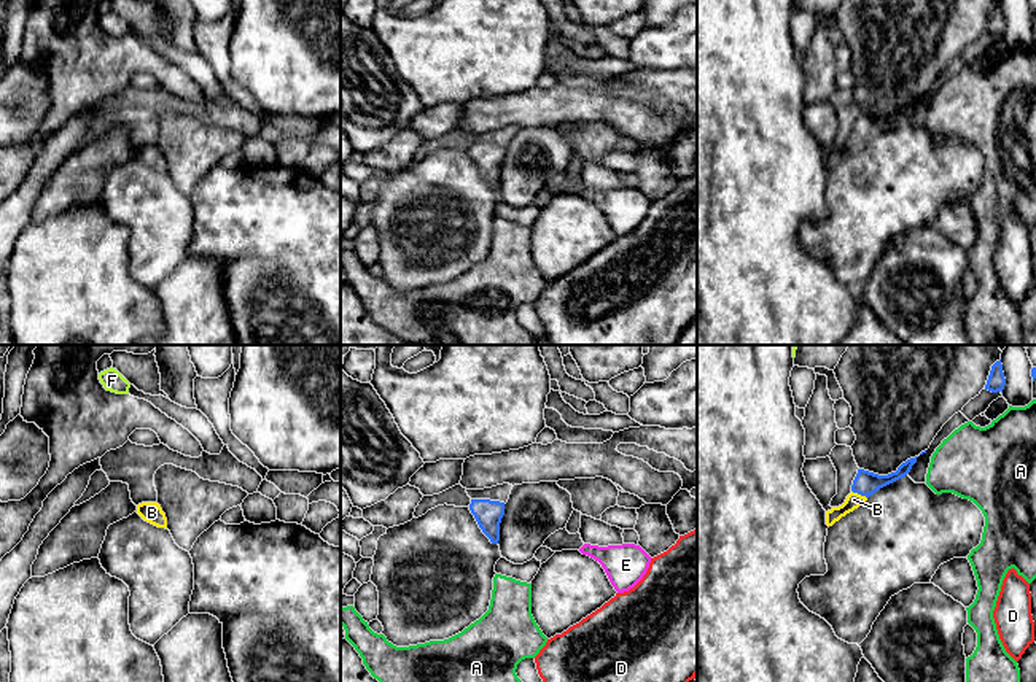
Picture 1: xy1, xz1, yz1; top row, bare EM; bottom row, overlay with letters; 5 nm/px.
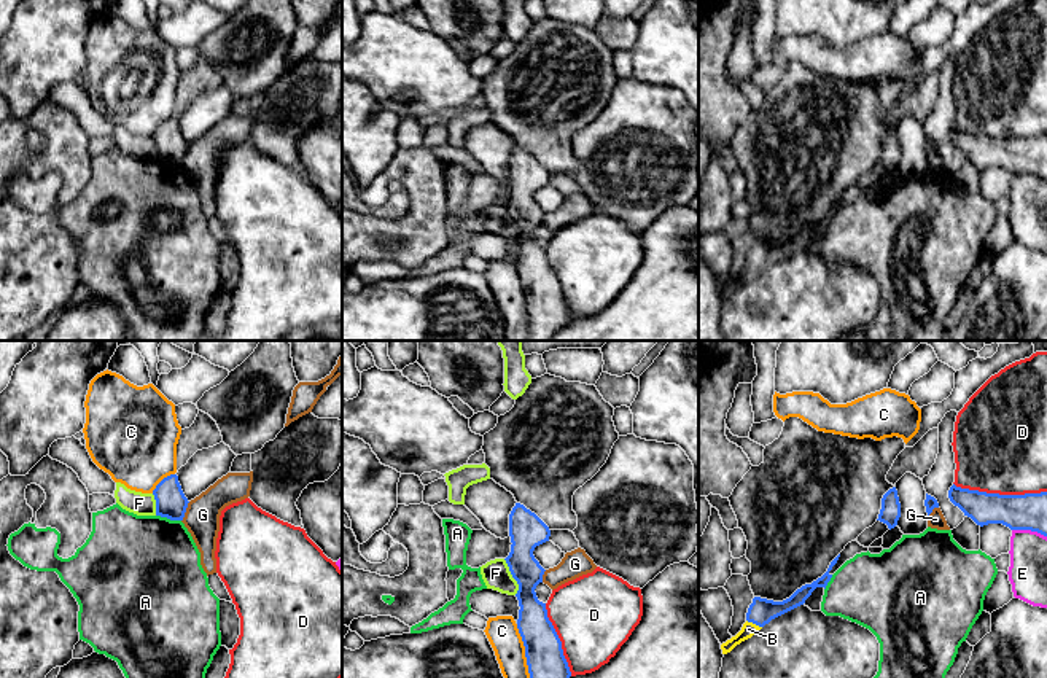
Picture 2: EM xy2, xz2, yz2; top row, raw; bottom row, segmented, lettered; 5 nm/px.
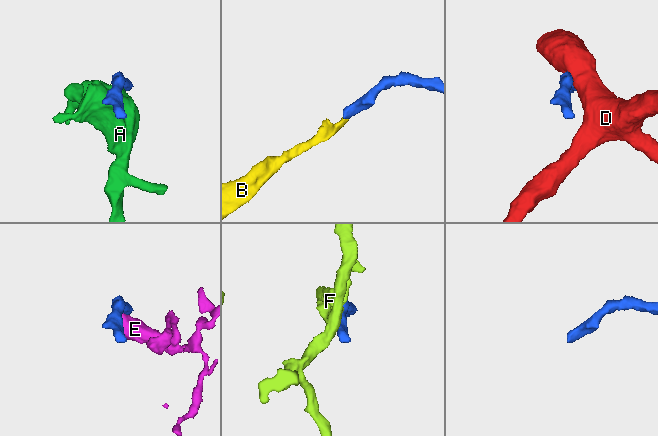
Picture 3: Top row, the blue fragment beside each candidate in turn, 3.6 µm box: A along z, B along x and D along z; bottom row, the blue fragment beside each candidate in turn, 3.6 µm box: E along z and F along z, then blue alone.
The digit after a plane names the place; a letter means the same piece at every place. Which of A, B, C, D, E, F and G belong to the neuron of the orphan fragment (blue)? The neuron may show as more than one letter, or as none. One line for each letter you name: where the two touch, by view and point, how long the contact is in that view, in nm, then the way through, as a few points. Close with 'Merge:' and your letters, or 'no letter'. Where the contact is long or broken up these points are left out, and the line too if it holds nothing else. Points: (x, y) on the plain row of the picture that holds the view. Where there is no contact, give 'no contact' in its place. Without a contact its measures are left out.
B: contact yz1 (860, 137); length 90 nm; way yz1 (866, 127), (860, 137), (853, 143)
Merge: B

